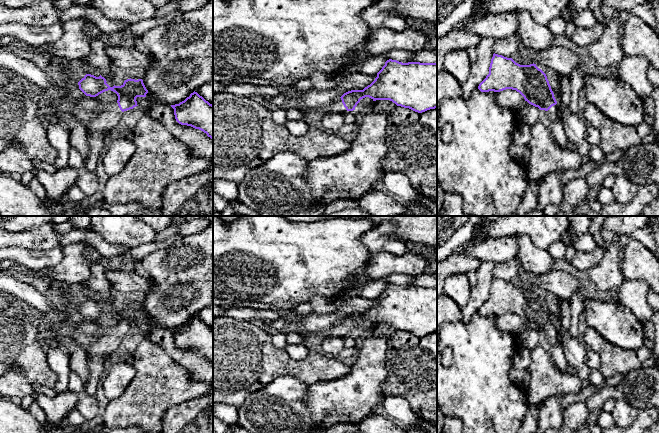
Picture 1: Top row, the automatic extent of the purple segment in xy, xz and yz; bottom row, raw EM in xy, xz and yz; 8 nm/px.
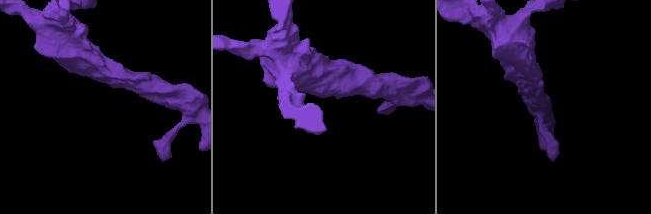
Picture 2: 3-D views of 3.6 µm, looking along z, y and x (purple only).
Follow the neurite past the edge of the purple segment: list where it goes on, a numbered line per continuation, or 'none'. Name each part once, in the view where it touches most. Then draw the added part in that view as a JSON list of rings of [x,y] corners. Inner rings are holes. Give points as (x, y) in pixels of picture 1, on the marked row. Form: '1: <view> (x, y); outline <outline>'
1: xz (335, 106); outline [[[340,97],[330,101],[328,106],[325,107],[325,111],[326,111],[326,114],[333,114],[333,113],[344,114],[345,112],[347,112]]]

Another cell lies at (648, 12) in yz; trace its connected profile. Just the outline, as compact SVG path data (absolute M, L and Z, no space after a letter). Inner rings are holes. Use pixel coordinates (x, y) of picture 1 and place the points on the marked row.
M646 0L643 4L636 5L632 14L638 16L659 36L659 0Z

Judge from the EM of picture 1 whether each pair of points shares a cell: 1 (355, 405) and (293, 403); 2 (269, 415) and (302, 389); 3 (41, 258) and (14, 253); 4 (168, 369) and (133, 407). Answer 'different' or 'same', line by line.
1: different
2: same
3: same
4: same

